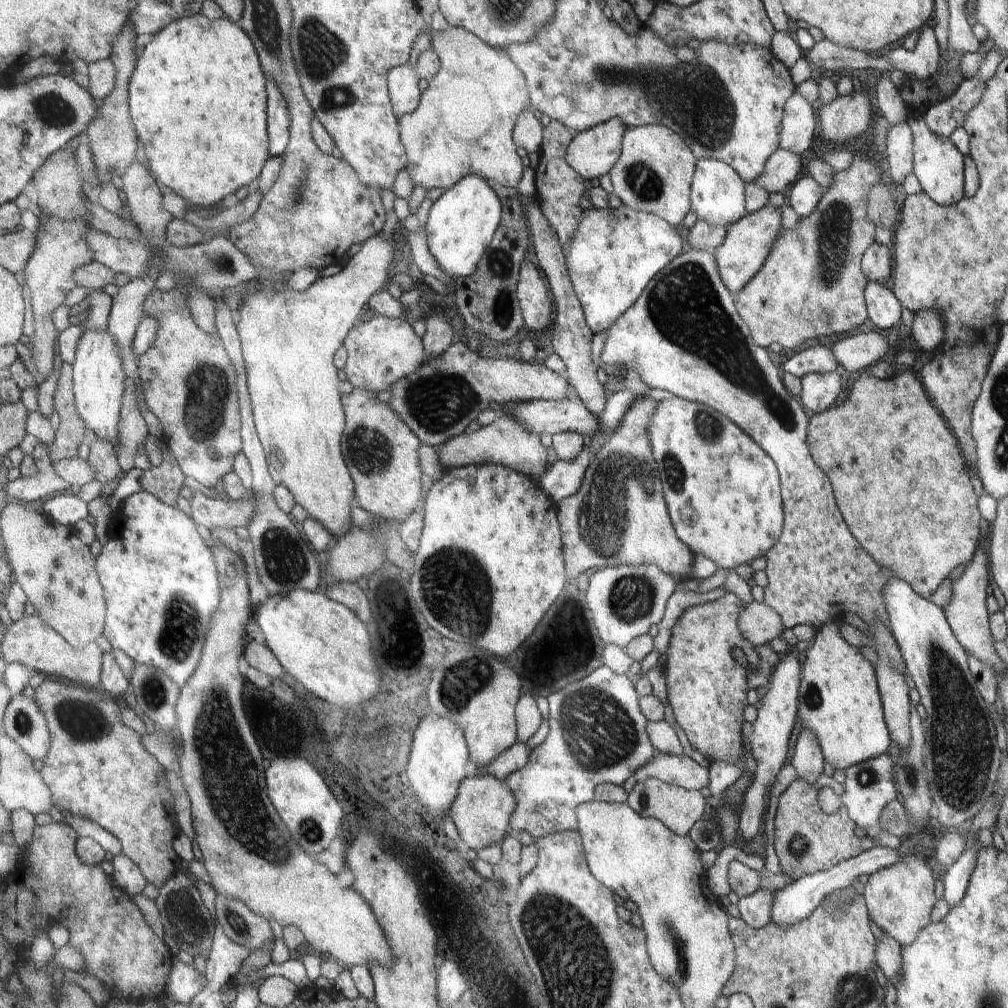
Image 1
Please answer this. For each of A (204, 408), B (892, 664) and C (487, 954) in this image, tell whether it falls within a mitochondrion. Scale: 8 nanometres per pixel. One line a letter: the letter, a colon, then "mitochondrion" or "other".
A: mitochondrion
B: mitochondrion
C: other

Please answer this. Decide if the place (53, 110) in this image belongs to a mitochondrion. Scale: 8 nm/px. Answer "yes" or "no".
yes

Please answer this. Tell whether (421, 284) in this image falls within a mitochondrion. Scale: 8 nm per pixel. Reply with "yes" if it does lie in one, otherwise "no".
no

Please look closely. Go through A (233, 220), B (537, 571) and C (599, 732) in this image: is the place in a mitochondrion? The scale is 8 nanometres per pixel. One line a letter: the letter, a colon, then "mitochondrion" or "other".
A: other
B: other
C: mitochondrion

